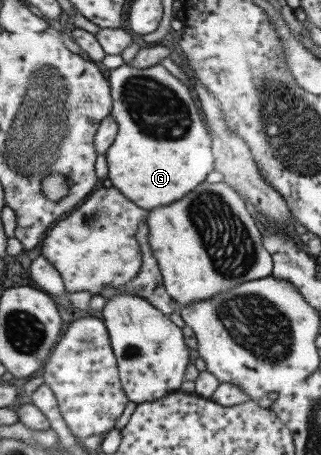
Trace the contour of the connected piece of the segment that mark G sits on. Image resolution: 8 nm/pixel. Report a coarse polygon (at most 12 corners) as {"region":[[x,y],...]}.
{"region":[[160,63],[109,70],[107,176],[171,205],[213,171],[191,88]]}

